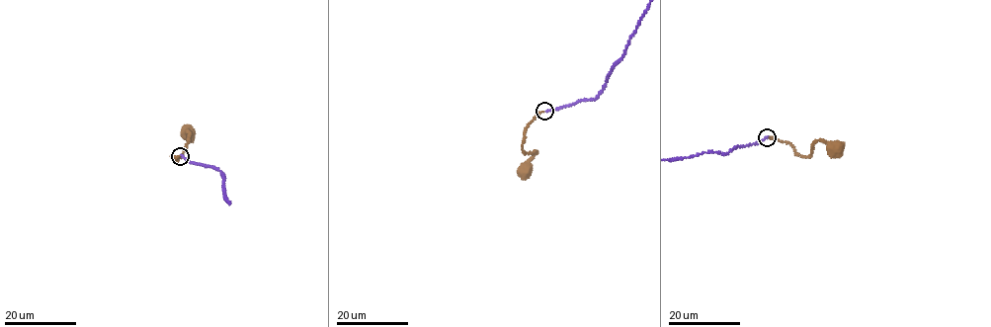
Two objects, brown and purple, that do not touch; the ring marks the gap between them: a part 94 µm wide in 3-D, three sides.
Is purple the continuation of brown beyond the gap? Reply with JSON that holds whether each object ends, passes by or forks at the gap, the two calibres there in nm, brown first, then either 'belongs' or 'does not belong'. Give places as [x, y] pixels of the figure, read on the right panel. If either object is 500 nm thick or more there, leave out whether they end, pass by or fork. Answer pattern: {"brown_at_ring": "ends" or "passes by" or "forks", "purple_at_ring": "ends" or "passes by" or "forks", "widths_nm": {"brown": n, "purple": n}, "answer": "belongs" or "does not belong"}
{"brown_at_ring": "ends", "purple_at_ring": "ends", "widths_nm": {"brown": 220, "purple": 190}, "answer": "belongs"}

